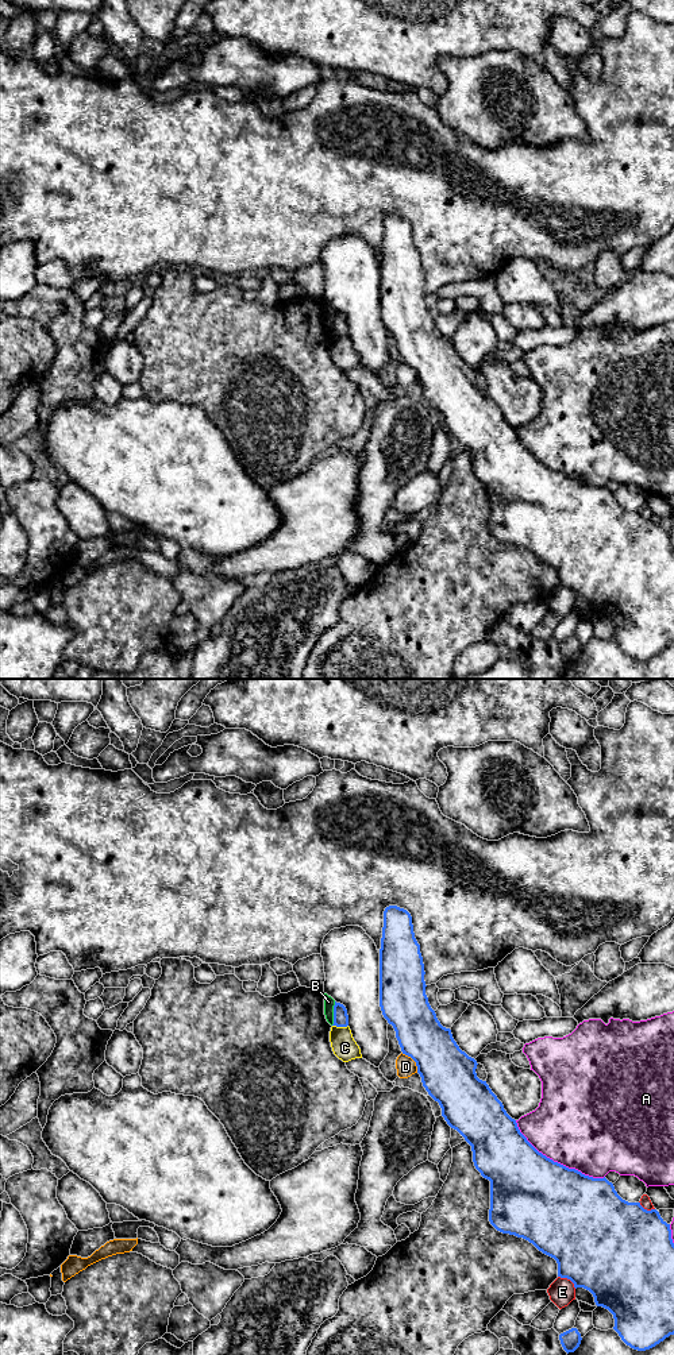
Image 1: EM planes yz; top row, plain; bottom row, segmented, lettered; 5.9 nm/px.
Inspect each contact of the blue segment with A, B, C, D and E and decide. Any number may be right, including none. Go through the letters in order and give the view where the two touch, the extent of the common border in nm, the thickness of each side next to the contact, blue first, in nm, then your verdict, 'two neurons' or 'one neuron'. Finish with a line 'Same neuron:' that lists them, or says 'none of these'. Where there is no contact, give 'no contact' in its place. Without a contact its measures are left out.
A: contact in yz; length 650 nm; calibres 500 and 500 nm; two neurons
B: contact in yz; length 150 nm; calibres 100 and 60 nm; two neurons
C: contact in yz; length 100 nm; calibres 100 and 150 nm; two neurons
D: contact in yz; length 160 nm; calibres 320 and 120 nm; two neurons
E: contact in yz; length 130 nm; calibres 500 and 160 nm; two neurons
Same neuron: none of these

